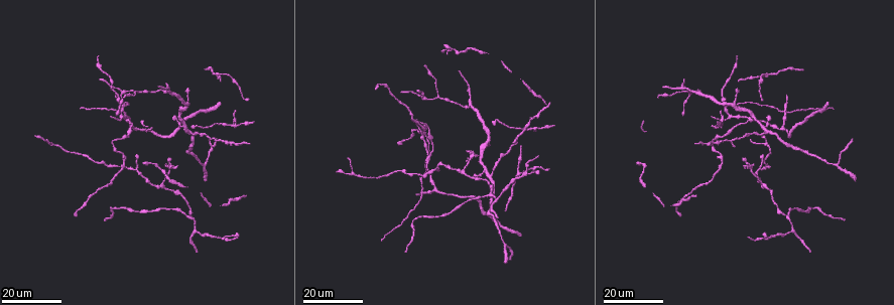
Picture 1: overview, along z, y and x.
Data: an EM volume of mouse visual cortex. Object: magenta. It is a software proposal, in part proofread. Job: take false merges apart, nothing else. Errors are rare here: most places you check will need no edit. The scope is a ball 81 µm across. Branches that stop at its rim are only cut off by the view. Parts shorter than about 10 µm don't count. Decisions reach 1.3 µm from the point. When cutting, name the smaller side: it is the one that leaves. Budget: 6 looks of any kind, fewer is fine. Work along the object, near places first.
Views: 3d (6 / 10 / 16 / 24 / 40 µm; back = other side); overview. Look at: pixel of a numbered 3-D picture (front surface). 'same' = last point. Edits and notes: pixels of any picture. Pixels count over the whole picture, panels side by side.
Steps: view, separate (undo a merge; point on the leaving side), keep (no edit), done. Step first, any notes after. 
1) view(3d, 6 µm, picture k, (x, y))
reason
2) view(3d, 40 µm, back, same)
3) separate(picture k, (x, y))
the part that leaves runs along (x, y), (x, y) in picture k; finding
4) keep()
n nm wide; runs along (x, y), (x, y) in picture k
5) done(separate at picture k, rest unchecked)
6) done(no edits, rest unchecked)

view(3d, 24 µm, picture 1, (429, 155))
two arms in line, one across

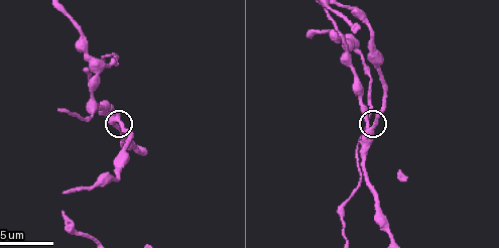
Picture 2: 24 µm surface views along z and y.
view(3d, 6 µm, picture 2, (373, 127))

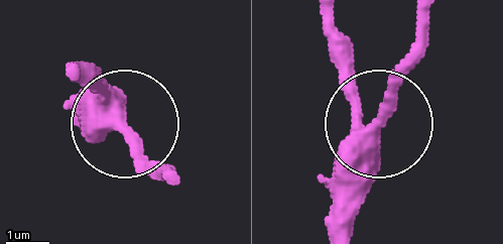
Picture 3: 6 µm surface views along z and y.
keep()
360 nm wide; runs along (344, 231), (344, 166), (369, 127), (337, 62) in picture 3; all the same neuron

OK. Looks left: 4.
view(3d, 24 µm, picture 1, (465, 170))

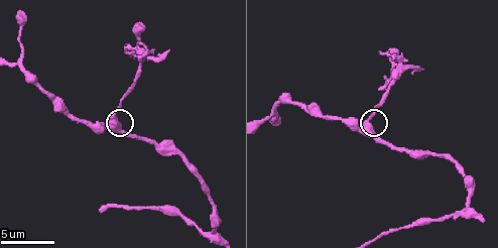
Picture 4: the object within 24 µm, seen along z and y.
view(3d, 10 µm, picture 4, (115, 120))
zoom in

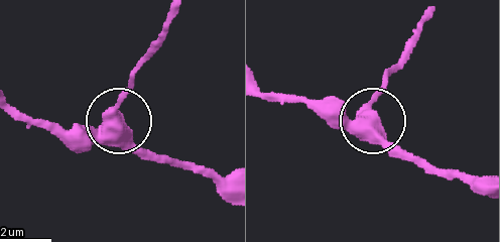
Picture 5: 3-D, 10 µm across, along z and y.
keep()
500 nm wide; all the same neuron

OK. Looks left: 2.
view(3d, 16 µm, picture 4, (205, 235))

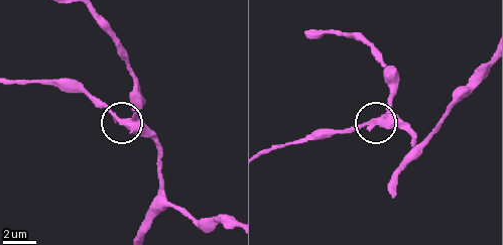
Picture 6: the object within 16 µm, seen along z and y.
keep()
one neuron here

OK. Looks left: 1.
done(no edits, rest unchecked)

